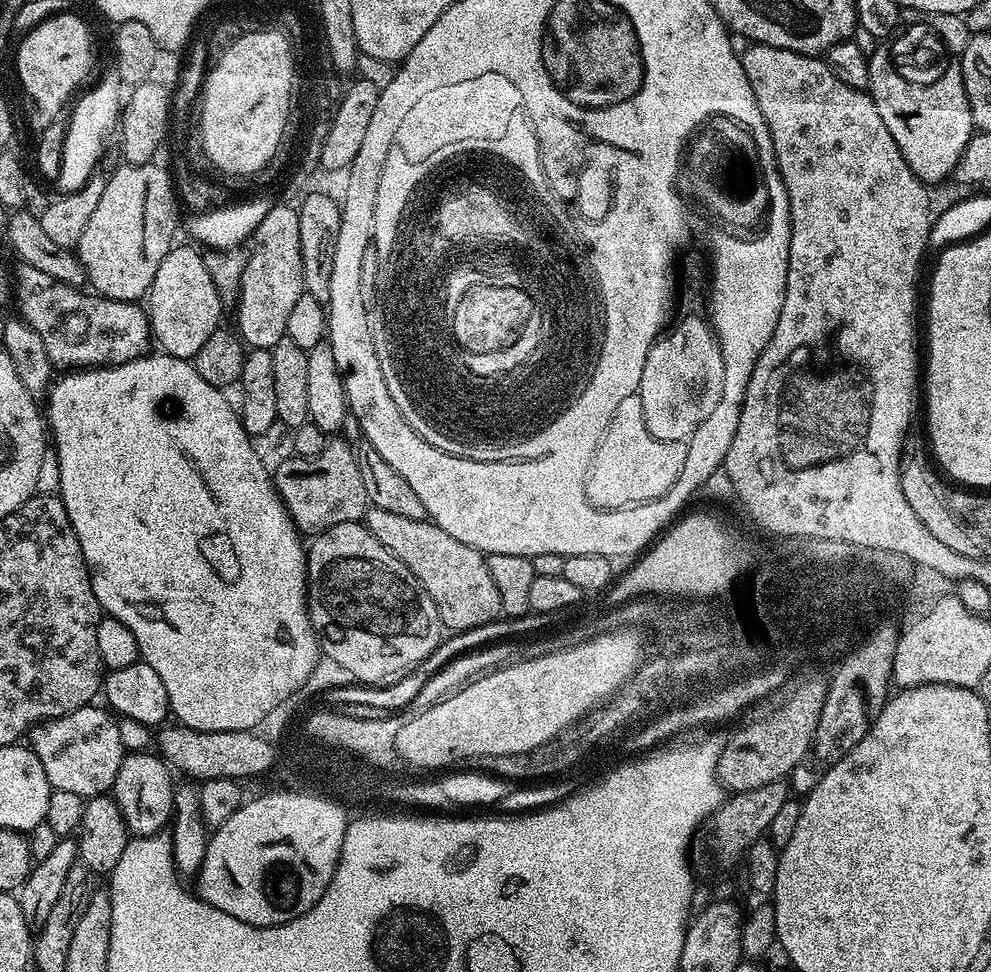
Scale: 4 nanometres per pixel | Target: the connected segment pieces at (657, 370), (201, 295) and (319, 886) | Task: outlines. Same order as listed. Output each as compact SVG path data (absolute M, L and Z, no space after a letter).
M700 320L679 321L678 326L672 326L672 336L648 356L648 368L644 368L644 404L642 418L645 420L646 430L662 442L687 442L691 440L694 430L710 418L712 404L716 403L716 396L722 396L724 385L720 383L720 368L724 365L723 349L712 344L712 336L708 336L708 328L700 324Z
M173 246L162 258L158 274L146 293L148 324L152 327L152 340L160 343L159 351L165 356L192 360L206 340L221 327L220 311L222 305L218 290L206 270L203 255L192 248Z
M312 790L277 791L268 792L249 804L248 801L241 803L240 808L211 833L206 858L194 880L195 891L205 904L259 928L290 922L316 905L334 878L350 823L350 816L339 804L341 801L331 795L317 794Z

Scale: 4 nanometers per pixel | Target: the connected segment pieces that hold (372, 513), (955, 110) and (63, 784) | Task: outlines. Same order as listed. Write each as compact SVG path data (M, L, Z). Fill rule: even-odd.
M369 507L362 523L370 530L370 534L374 534L374 538L378 538L378 542L382 542L382 546L386 546L386 550L390 550L390 554L394 554L394 558L398 558L398 562L402 562L402 566L406 566L406 570L410 570L410 574L414 574L426 594L430 594L440 615L441 625L447 631L449 628L452 632L472 632L475 628L486 627L495 616L501 615L498 589L490 578L485 553L474 546L466 546L466 542L458 542L458 538L446 534L446 530L442 530L427 518L402 518L402 514L390 514L390 510Z
M873 51L869 55L868 69L870 78L866 91L872 97L874 106L878 106L878 114L882 117L882 122L886 122L886 130L890 130L890 138L898 142L898 150L902 150L902 158L906 160L912 173L928 186L933 186L932 184L946 179L947 176L951 177L955 173L960 155L974 135L970 102L966 98L966 86L962 82L959 63L952 63L948 76L944 76L944 80L940 80L940 84L935 84L933 88L908 88L904 80L896 80L896 76L892 76L892 68L888 68L888 63L884 60L884 52Z
M107 707L79 708L53 720L43 720L30 733L30 747L38 754L53 790L66 790L85 798L111 793L126 749L118 734L117 717Z

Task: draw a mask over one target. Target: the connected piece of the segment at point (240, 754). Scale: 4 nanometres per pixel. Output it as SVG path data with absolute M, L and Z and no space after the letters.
M183 726L168 727L161 727L154 740L155 747L157 749L160 747L158 749L159 755L177 773L180 771L185 772L188 776L197 776L197 781L200 782L205 780L244 782L247 776L260 776L263 772L268 771L268 773L271 773L278 760L276 744L271 739L261 736L256 730L246 732L242 730L199 732Z

